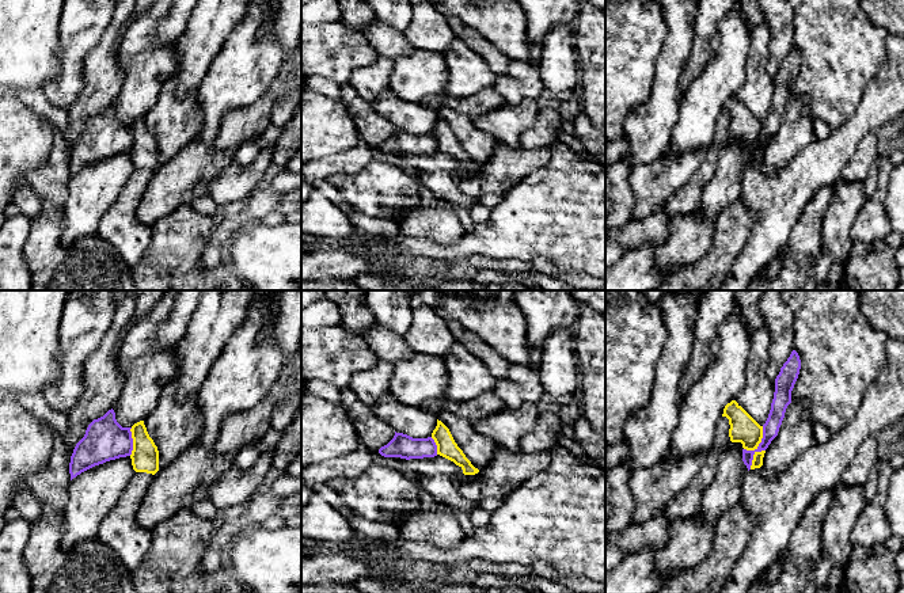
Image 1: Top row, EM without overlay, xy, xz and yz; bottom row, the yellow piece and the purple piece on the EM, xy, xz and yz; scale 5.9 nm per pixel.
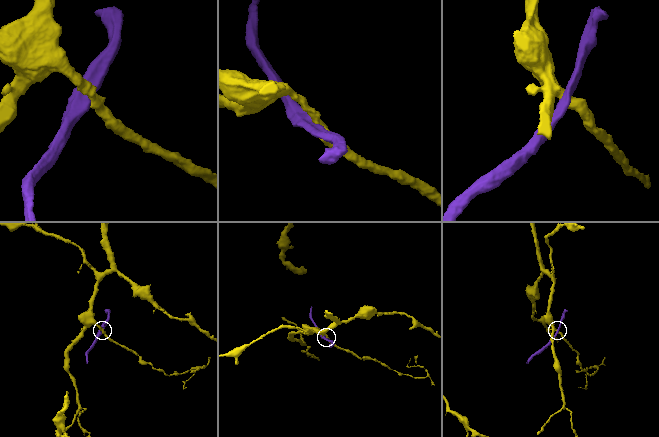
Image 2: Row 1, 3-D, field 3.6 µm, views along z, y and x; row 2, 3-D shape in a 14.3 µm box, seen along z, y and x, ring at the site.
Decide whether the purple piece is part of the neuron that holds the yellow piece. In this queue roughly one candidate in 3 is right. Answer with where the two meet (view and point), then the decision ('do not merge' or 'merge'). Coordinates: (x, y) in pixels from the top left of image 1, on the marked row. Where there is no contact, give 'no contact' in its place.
contact yz (756, 448); do not merge

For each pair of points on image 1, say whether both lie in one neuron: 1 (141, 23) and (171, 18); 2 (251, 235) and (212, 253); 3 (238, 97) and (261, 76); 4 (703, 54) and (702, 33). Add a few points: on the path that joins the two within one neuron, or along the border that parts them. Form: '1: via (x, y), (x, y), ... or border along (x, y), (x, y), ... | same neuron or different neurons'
1: border along (164, 14), (155, 25), (154, 41), (173, 45) | different neurons
2: border along (254, 223), (246, 224), (228, 243) | different neurons
3: via (243, 91), (255, 79) | same neuron
4: via (702, 49), (702, 38) | same neuron

